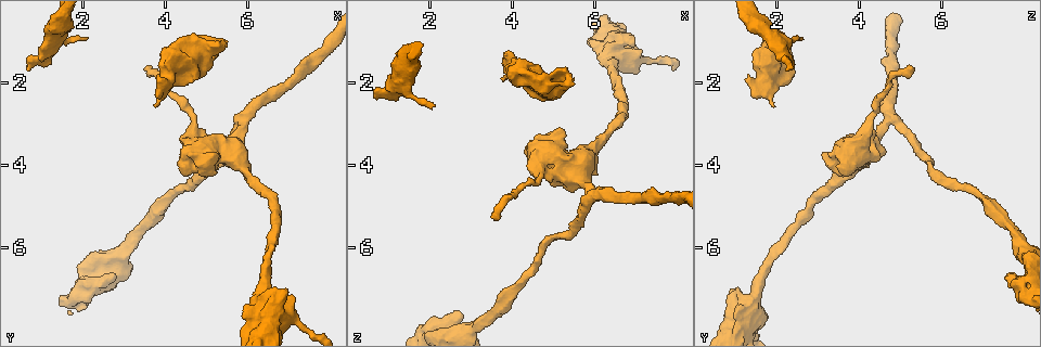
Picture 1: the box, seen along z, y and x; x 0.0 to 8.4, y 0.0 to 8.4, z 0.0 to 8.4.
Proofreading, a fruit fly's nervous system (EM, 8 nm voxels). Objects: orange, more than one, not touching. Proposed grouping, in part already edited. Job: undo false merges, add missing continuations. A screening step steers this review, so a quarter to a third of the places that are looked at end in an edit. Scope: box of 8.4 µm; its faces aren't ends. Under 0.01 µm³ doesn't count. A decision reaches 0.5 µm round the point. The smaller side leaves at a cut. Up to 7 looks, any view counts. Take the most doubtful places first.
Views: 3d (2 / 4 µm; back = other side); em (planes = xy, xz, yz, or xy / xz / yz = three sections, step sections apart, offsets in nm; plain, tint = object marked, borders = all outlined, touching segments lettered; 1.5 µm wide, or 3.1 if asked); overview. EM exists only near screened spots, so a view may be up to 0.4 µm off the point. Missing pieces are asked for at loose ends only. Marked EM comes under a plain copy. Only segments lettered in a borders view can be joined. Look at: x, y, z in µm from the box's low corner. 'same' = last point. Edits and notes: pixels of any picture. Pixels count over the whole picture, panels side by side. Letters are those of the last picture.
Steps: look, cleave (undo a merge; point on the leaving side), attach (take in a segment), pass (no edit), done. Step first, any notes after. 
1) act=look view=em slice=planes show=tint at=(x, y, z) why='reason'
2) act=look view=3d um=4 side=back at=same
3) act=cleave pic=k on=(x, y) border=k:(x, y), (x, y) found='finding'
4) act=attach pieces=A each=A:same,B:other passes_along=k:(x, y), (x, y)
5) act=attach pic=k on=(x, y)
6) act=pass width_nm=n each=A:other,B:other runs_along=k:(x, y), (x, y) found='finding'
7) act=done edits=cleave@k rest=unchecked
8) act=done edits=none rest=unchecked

act=look view=em slice=planes show=borders at=(5.30, 1.15, 2.00) why='calibre changes'

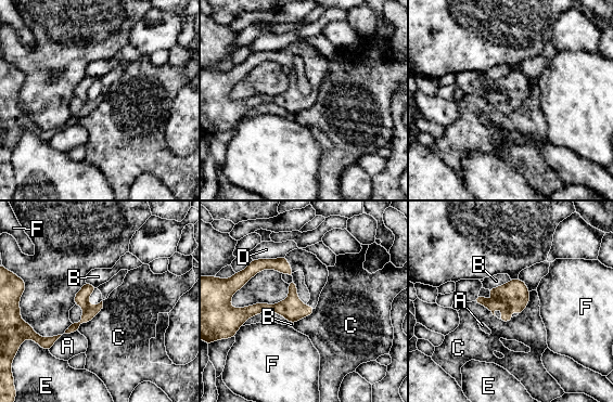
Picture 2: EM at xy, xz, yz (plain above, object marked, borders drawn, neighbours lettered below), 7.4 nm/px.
act=pass each=A:other,B:other,C:other,D:other,E:other,F:other border=2:(103, 301), (103, 307), (77, 331) found='continuous, no second neuron'

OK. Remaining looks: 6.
act=look view=3d um=2 at=(3.85, 1.85, 1.35) why='an open end'

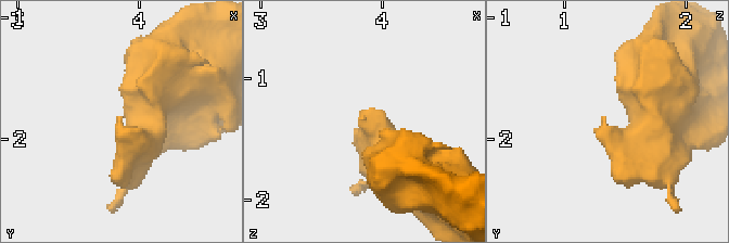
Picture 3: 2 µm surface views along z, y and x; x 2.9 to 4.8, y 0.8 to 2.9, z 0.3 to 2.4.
act=look view=em slice=planes show=tint at=(3.82, 1.82, 1.32) why='now the EM'

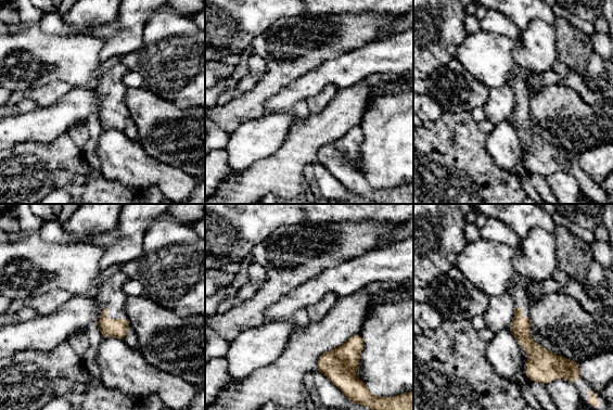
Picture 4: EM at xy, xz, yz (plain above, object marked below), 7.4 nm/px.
act=look view=em slice=planes show=borders at=same why='what lies round it'

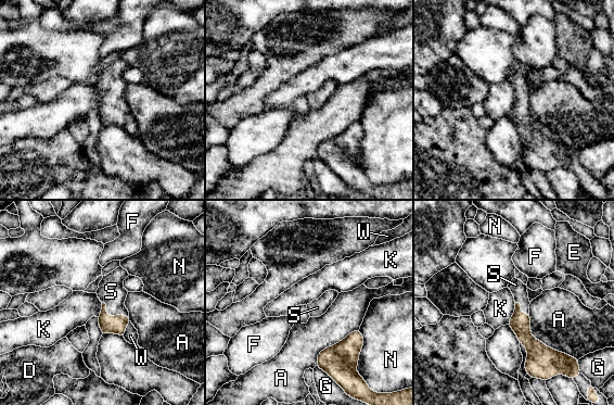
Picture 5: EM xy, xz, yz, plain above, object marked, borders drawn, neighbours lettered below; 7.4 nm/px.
act=attach pieces=S each=A:other,D:other,E:other,F:other,G:other,K:other,N:other,S:same,W:other passes_along=5:(117, 325), (111, 316), (111, 291) found='the neuron continues'

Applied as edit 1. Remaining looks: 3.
act=look view=overview why='see it whole again'

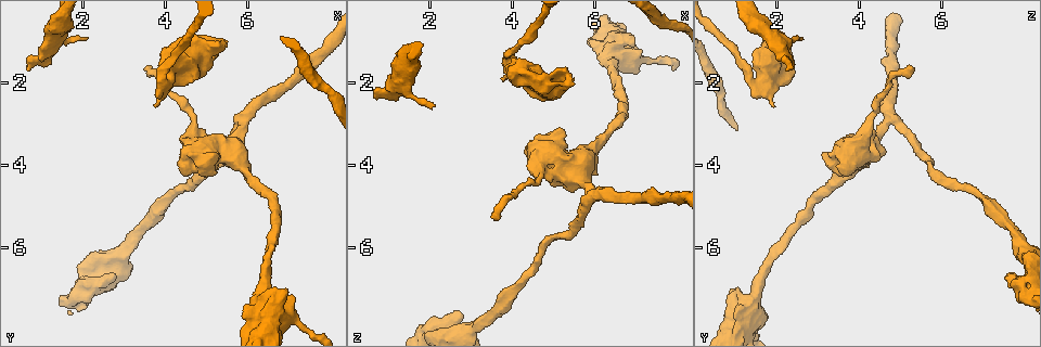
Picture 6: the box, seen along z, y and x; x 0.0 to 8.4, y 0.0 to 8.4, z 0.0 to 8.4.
act=look view=3d um=4 at=(2.75, 6.65, 7.60) why='free end'

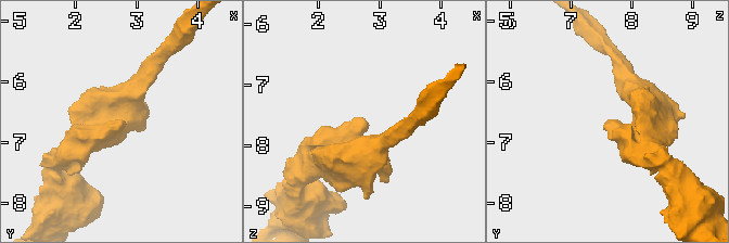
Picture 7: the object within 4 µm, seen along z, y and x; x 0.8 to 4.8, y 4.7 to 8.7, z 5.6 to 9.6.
act=look view=em slice=planes show=borders at=(2.75, 6.70, 7.55)

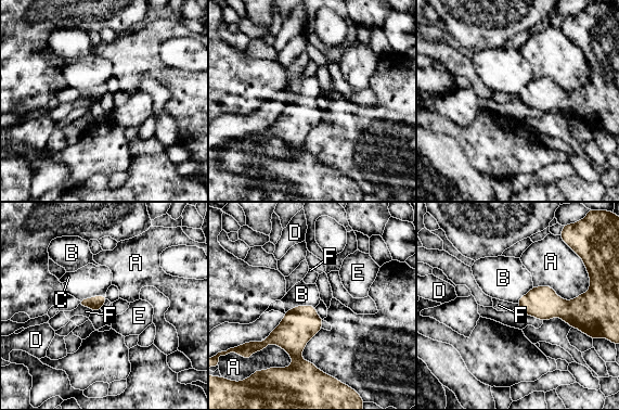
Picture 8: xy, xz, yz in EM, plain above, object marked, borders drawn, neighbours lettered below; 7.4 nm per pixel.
act=pass each=A:other,B:other,C:other,D:other,E:other,F:other border=8:(314, 306), (295, 306), (285, 312) found='none of them fits'

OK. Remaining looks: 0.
act=done edits=attach@5 rest=unchecked

